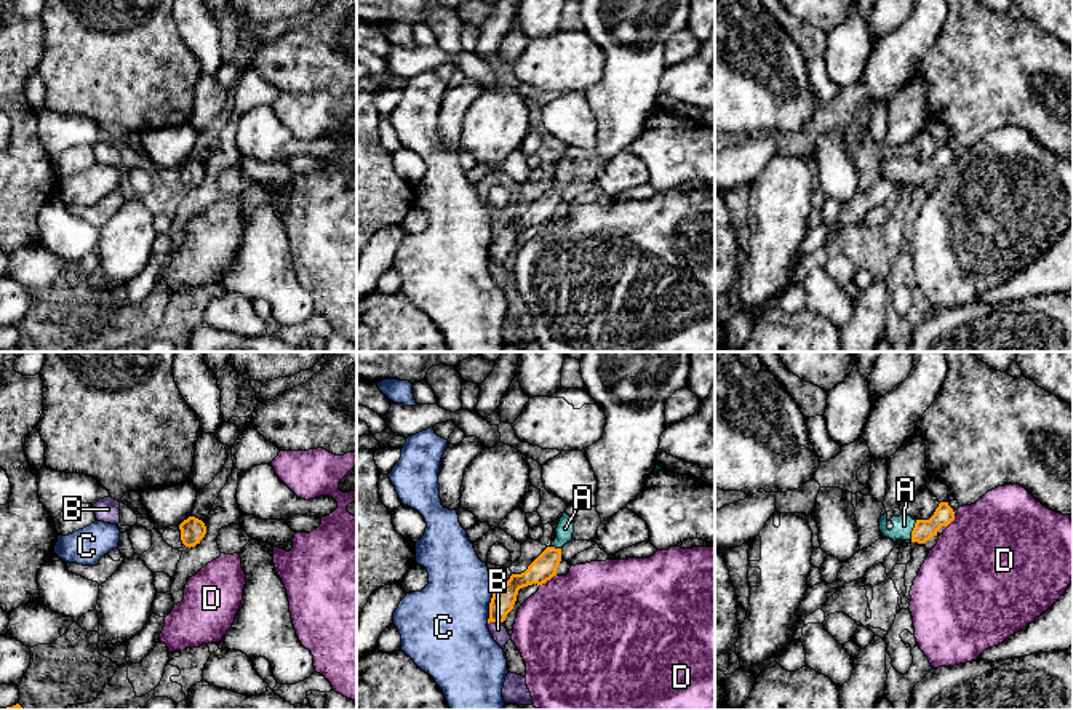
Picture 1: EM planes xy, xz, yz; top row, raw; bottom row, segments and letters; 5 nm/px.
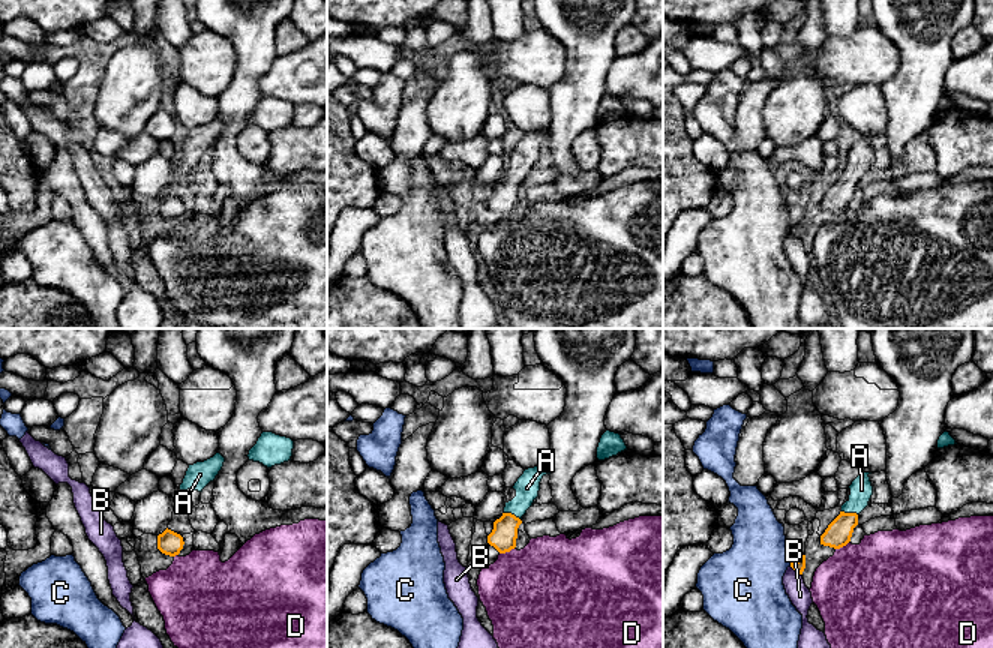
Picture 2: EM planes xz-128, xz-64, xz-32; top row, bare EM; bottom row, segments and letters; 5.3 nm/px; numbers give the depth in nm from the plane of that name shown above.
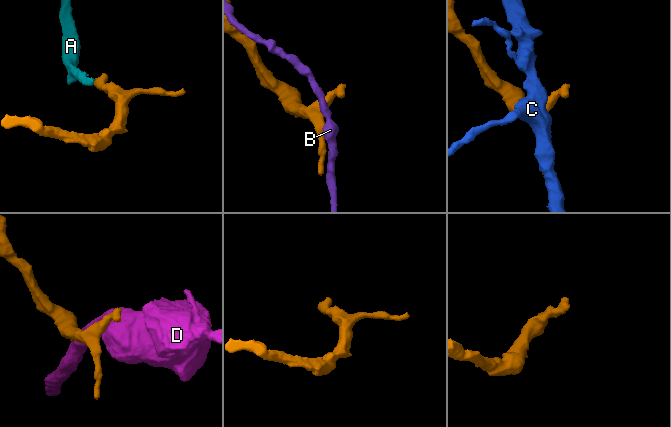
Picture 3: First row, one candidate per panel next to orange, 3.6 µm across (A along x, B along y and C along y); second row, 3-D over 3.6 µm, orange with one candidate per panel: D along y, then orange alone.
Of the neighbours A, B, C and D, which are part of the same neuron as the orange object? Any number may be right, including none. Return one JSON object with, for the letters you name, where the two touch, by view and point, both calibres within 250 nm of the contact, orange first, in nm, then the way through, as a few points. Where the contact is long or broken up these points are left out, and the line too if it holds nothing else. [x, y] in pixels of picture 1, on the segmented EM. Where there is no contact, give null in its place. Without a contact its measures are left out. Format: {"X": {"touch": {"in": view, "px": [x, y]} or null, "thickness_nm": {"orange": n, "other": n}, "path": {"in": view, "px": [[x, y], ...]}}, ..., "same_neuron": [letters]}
{"A": {"touch": {"in": "yz", "px": [913, 530]}, "thickness_nm": {"orange": 100, "other": 100}, "path": {"in": "yz", "px": [[944, 515], [929, 528], [913, 530], [904, 525]]}}, "same_neuron": ["A"]}

